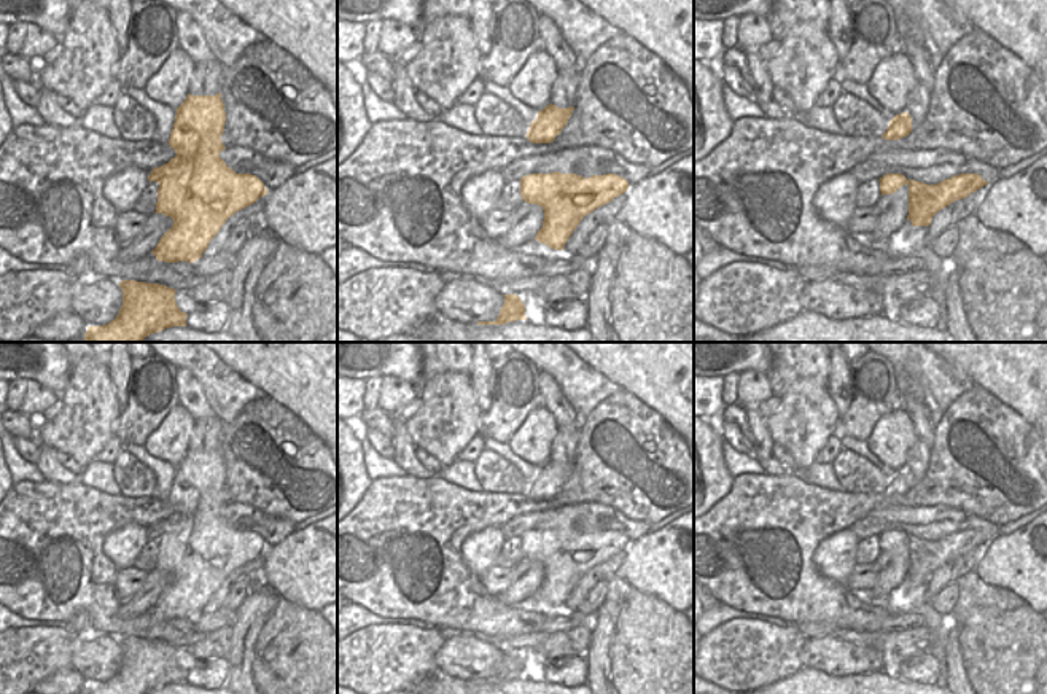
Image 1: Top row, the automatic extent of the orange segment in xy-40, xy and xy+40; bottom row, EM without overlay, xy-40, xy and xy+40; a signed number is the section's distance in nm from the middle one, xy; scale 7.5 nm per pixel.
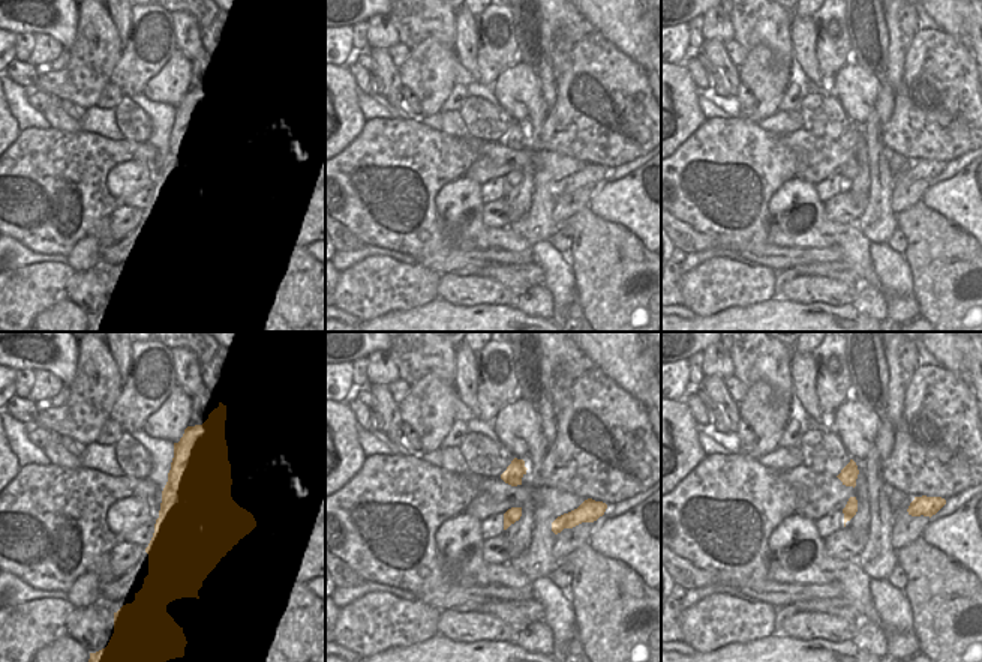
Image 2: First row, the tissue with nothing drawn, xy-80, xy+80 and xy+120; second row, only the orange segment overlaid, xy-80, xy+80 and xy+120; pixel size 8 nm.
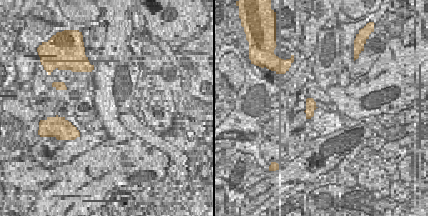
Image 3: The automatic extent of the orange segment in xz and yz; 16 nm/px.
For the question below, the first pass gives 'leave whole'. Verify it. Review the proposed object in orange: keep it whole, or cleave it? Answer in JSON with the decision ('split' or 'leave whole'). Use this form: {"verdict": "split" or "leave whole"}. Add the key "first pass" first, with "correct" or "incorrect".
{"first pass": "correct", "verdict": "leave whole"}

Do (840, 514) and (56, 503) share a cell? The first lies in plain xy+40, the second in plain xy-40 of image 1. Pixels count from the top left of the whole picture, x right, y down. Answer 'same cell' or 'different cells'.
same cell

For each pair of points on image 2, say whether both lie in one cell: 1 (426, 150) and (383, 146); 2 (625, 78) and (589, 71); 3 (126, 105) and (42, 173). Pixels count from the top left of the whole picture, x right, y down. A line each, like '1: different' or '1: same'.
1: same
2: same
3: different

